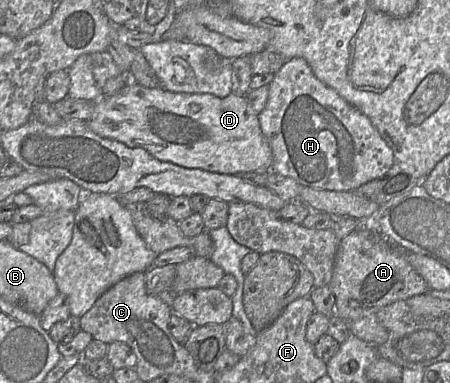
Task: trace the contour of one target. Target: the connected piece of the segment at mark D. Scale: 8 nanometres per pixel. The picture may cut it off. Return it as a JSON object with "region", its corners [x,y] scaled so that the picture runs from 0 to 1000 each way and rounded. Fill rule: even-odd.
{"region":[[[291,211],[260,245],[211,264],[196,329],[224,358],[318,386],[356,420],[409,439],[524,457],[600,446],[604,431],[604,394],[580,342],[576,303],[553,279],[547,251],[520,243],[498,256],[462,243],[389,243]]]}

